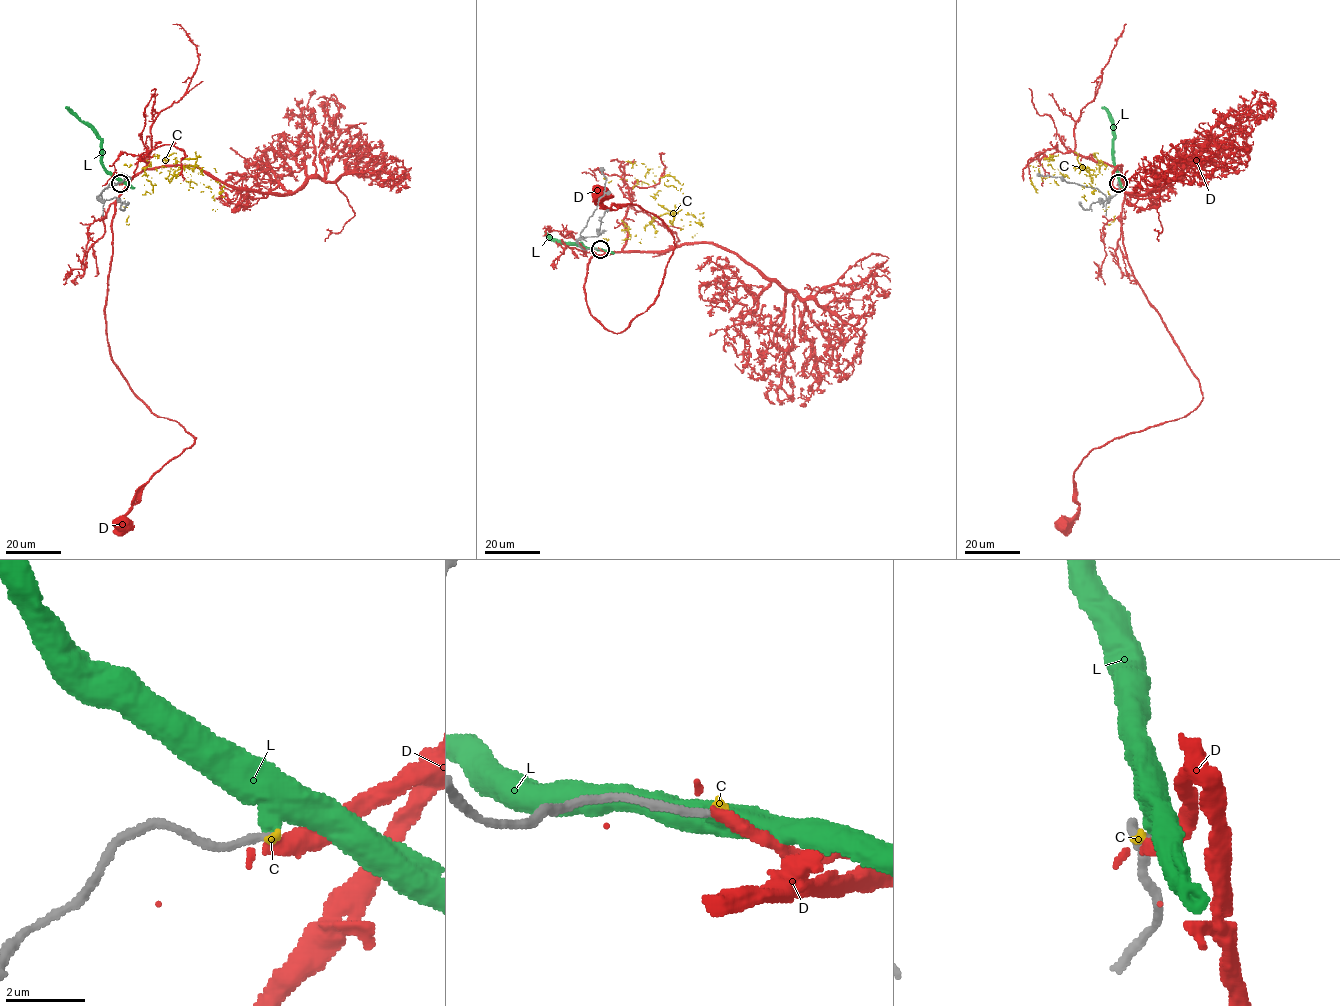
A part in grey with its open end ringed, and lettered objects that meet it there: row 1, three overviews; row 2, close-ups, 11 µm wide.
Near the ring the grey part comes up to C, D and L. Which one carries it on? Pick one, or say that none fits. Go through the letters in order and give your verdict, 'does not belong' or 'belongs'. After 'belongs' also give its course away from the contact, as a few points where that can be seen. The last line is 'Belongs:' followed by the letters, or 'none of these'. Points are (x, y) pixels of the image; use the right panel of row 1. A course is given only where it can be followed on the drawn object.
C: does not belong
D: does not belong
L: does not belong
Belongs: none of these

